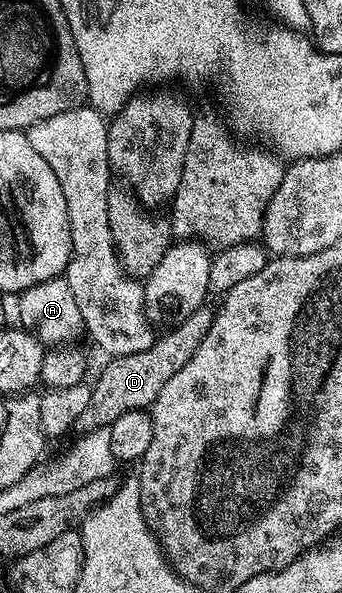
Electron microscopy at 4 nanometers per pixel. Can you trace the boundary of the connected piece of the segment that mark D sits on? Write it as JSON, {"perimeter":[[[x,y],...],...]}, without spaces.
{"perimeter":[[[203,307],[192,311],[188,319],[177,322],[173,327],[167,328],[163,335],[155,336],[154,345],[148,347],[148,351],[136,351],[136,355],[124,355],[123,357],[110,357],[107,365],[103,367],[98,382],[93,382],[90,390],[90,402],[84,407],[84,415],[80,415],[77,428],[82,431],[108,427],[124,411],[136,411],[137,409],[149,410],[153,405],[156,395],[192,355],[196,355],[196,347],[208,335],[208,327],[212,323],[215,310]]]}

